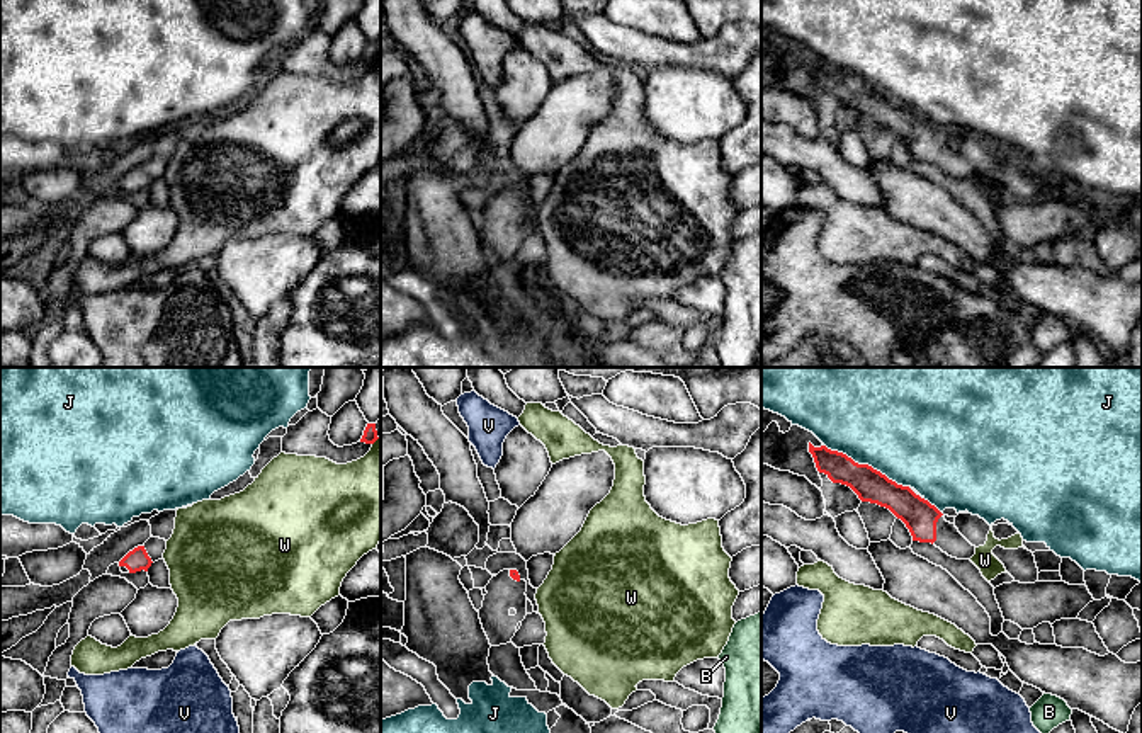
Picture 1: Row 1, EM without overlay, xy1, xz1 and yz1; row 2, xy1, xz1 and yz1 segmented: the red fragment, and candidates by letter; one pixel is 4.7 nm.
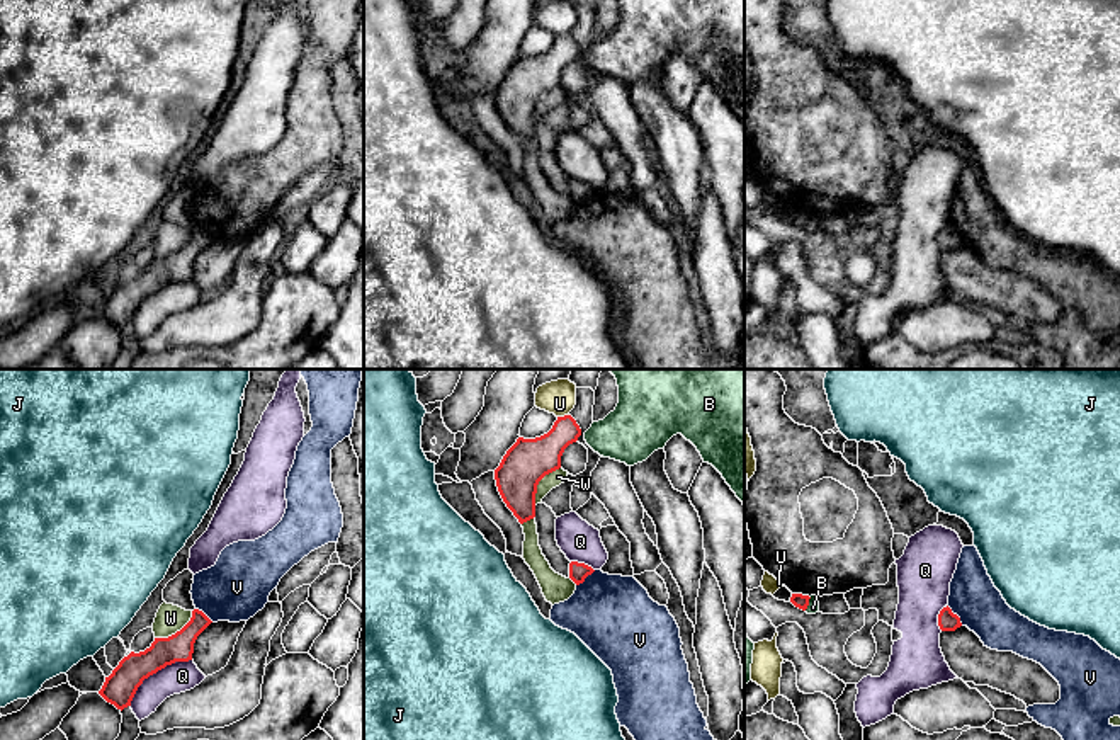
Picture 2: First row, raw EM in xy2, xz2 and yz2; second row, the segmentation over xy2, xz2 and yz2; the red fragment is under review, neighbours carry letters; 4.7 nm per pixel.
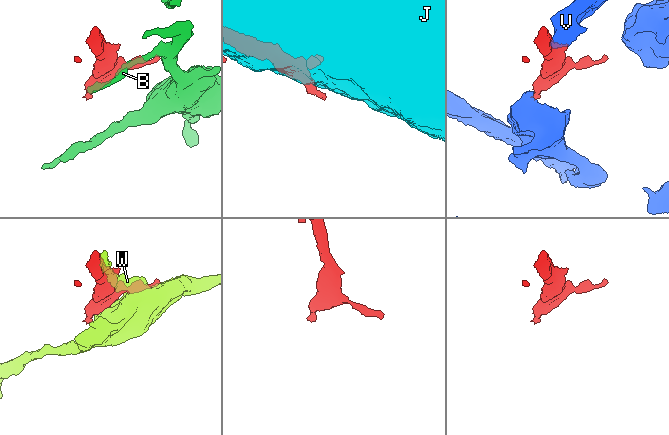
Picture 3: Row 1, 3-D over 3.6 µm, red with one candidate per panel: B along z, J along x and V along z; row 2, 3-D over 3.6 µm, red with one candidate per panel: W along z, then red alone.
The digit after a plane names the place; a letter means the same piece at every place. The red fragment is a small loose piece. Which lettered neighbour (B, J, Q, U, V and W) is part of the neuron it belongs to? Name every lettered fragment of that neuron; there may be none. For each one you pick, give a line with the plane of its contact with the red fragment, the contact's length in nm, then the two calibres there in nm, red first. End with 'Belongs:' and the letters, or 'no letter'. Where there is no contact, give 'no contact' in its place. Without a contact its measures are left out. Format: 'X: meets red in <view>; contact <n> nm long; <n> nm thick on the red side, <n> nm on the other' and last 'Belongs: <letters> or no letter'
Belongs: no letter

